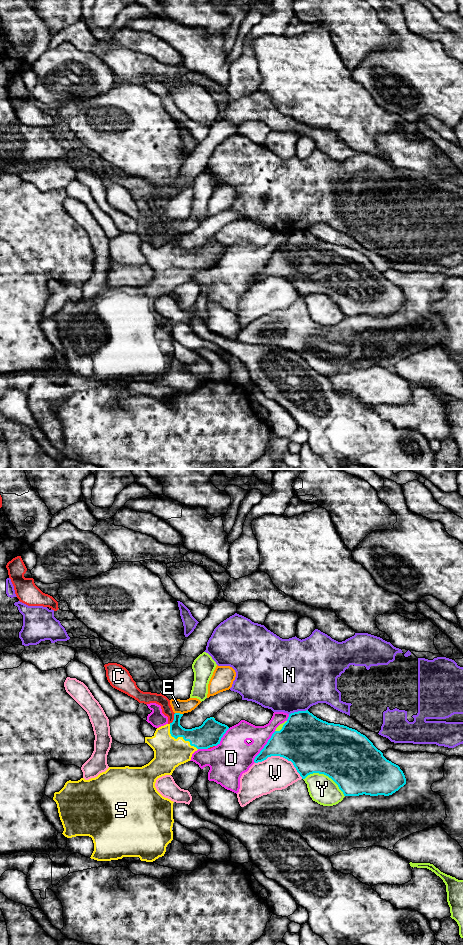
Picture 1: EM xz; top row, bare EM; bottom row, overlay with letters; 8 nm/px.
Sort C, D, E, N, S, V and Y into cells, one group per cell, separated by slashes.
C / D / E / N / S / V / Y

